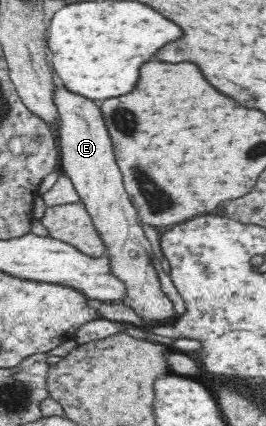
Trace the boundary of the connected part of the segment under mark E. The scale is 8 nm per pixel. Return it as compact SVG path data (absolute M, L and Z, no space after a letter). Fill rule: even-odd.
M54 89L55 105L60 114L60 169L71 179L81 204L87 209L94 227L104 242L110 273L124 284L125 294L116 301L128 306L146 326L166 323L176 317L174 303L162 290L154 252L131 198L122 185L112 153L112 142L100 111L99 103L70 93L67 89Z

